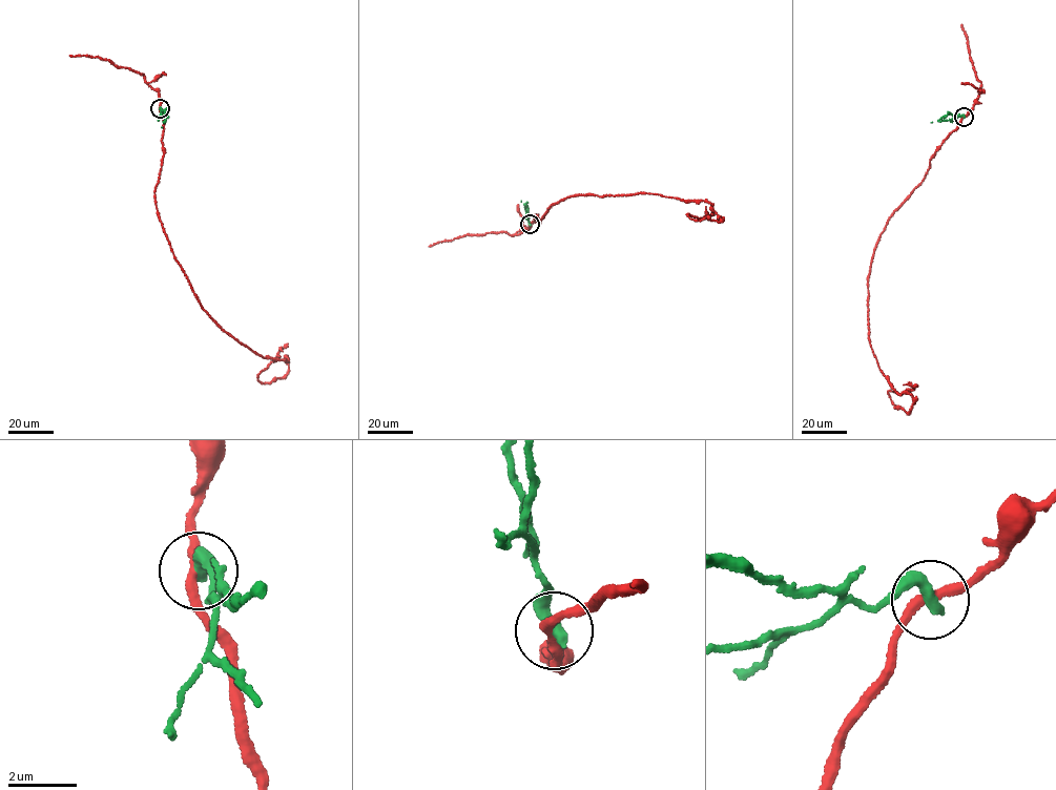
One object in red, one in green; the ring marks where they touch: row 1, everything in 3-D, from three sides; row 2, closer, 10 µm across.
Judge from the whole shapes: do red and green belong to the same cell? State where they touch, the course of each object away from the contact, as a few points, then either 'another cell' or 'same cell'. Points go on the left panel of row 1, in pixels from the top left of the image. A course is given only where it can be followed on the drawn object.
at (160, 108); red runs (160, 108), (154, 194), (176, 260), (223, 330), (288, 357), (283, 377), (262, 382), (282, 351); green runs (160, 108), (166, 119), (161, 128); another cell

